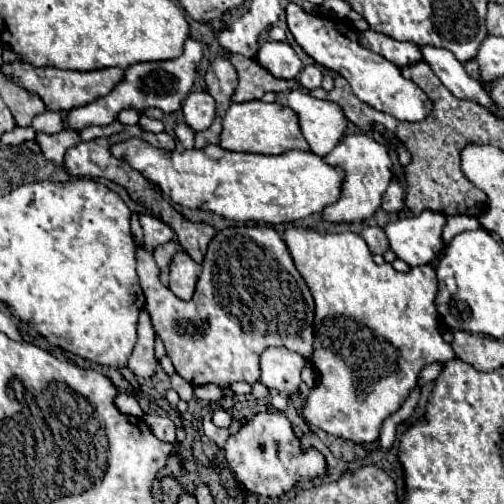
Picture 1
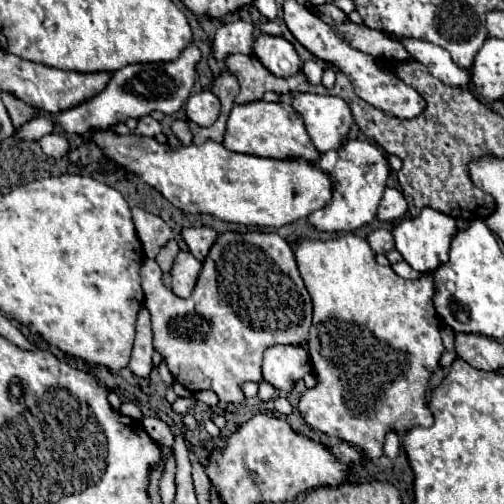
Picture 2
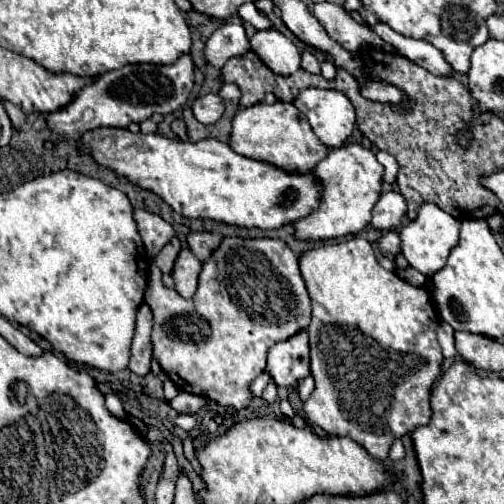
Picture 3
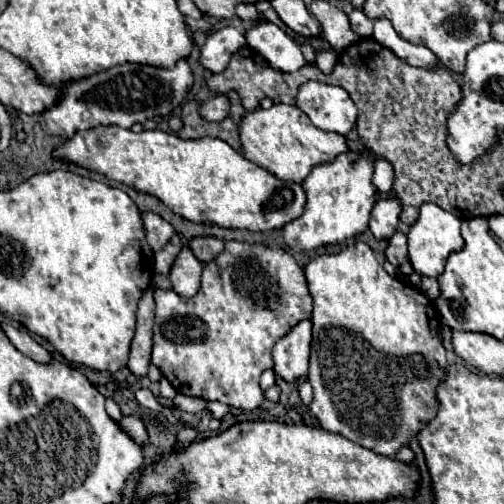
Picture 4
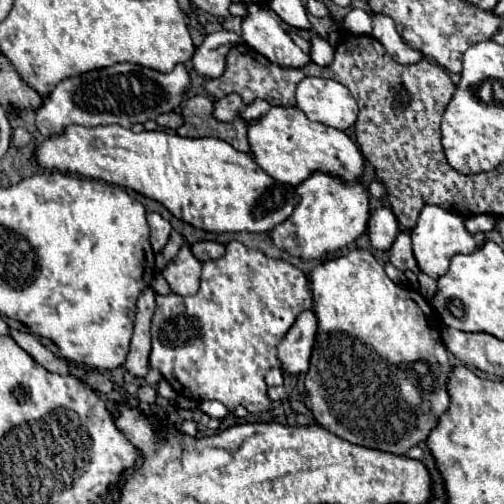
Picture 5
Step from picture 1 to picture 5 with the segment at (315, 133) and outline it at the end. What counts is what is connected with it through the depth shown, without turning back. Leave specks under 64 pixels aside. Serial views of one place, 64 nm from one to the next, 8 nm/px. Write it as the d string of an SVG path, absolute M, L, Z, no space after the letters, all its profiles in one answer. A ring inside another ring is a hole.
M304 78L296 88L296 102L310 120L338 130L348 130L358 118L354 96L336 80Z

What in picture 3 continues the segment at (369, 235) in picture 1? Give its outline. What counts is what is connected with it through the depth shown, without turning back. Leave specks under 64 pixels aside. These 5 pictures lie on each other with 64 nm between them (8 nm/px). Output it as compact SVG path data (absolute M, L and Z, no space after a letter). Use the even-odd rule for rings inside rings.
M392 230L392 232L382 234L382 238L378 240L378 246L380 246L380 250L382 250L384 256L388 256L390 260L394 260L400 254L400 236L398 236L398 232Z

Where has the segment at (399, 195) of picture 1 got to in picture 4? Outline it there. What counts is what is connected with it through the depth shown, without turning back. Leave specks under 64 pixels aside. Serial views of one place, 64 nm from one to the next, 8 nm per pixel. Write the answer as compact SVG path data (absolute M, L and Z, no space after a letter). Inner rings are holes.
M384 198L376 202L372 208L370 218L370 232L376 240L388 240L396 228L398 228L398 214L400 214L400 202L396 198Z

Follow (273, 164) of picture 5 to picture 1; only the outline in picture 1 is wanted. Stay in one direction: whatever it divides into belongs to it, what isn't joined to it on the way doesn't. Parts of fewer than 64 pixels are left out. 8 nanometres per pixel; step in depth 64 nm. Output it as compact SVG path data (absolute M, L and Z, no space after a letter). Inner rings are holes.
M252 100L252 102L242 102L242 104L232 104L222 120L222 134L220 134L220 146L224 150L232 152L254 152L254 154L284 154L288 150L304 150L310 152L310 146L306 138L300 132L298 124L298 114L282 106L278 102L268 104L262 100Z

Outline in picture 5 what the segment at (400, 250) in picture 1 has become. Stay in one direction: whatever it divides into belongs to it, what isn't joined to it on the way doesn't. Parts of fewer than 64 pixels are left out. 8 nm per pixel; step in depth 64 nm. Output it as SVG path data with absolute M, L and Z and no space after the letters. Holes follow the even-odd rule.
M424 206L420 212L420 218L418 218L418 224L414 226L410 236L412 236L412 248L414 248L414 256L416 256L420 270L434 280L438 280L440 276L444 276L448 272L450 260L454 254L478 252L486 240L482 232L478 232L478 234L468 232L464 226L464 218L460 214L444 210L440 206Z

